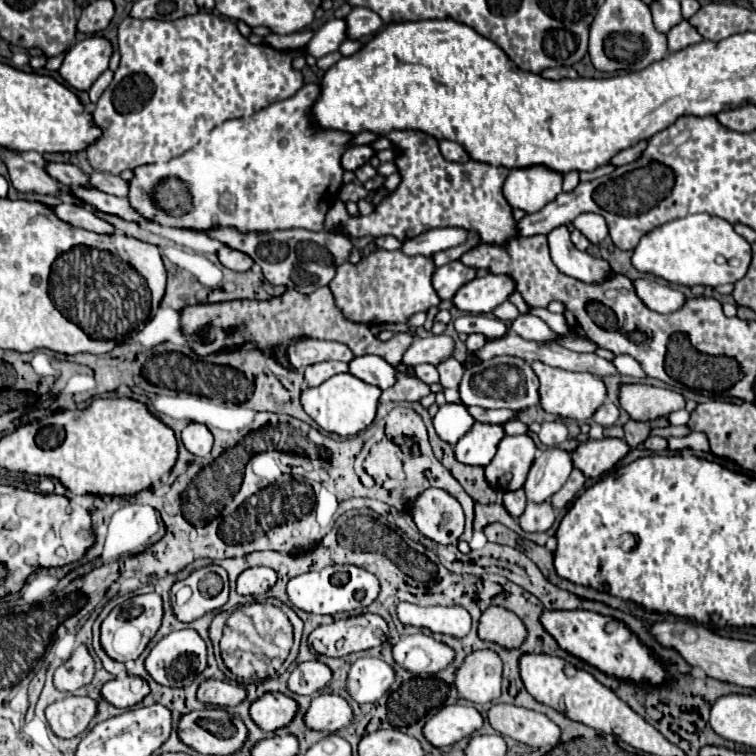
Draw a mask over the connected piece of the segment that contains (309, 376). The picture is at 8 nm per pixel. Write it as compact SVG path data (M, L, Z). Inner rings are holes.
M324 361L324 363L316 363L316 365L308 366L304 371L304 377L308 381L308 385L320 385L320 381L330 379L332 375L339 373L348 373L348 363L341 361Z

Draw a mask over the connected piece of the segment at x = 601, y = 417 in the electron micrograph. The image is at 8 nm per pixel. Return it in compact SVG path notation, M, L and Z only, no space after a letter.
M604 401L602 407L598 407L598 411L592 415L592 419L602 427L610 427L618 419L618 407L612 401Z

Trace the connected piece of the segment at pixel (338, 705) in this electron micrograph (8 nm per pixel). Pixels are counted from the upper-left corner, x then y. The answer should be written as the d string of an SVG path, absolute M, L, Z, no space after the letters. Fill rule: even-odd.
M322 693L314 697L304 715L306 727L326 733L334 733L346 727L350 721L352 721L350 705L340 695L334 693Z

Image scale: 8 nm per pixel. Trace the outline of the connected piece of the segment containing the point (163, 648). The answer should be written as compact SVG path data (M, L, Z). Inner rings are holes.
M194 629L172 631L160 639L146 657L146 671L164 687L188 687L206 667L206 643Z

